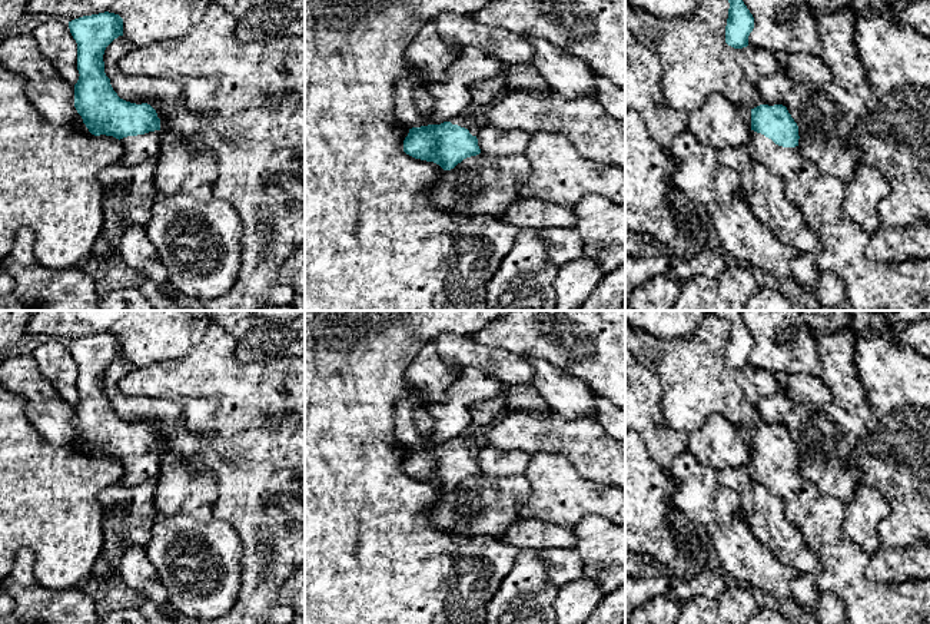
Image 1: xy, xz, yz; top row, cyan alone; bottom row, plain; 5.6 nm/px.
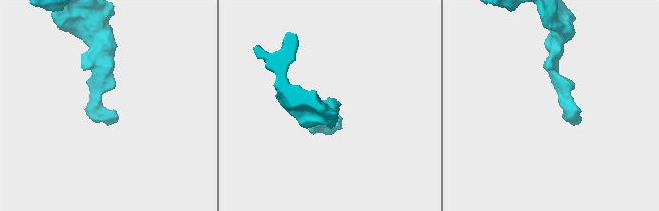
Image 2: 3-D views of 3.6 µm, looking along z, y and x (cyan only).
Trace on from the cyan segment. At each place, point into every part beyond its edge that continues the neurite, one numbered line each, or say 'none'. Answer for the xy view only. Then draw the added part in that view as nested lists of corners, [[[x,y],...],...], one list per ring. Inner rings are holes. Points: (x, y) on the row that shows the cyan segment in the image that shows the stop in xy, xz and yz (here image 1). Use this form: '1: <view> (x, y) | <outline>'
1: xy (136, 149) | [[[160,130],[149,132],[137,136],[120,139],[123,145],[123,156],[120,163],[139,165],[150,156],[156,156],[160,150]]]

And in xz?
1: xz (471, 120) | [[[472,110],[458,114],[456,117],[454,117],[452,120],[448,120],[448,122],[451,122],[452,125],[458,125],[461,127],[468,129],[472,136],[478,136],[479,129],[482,126],[481,116]]]

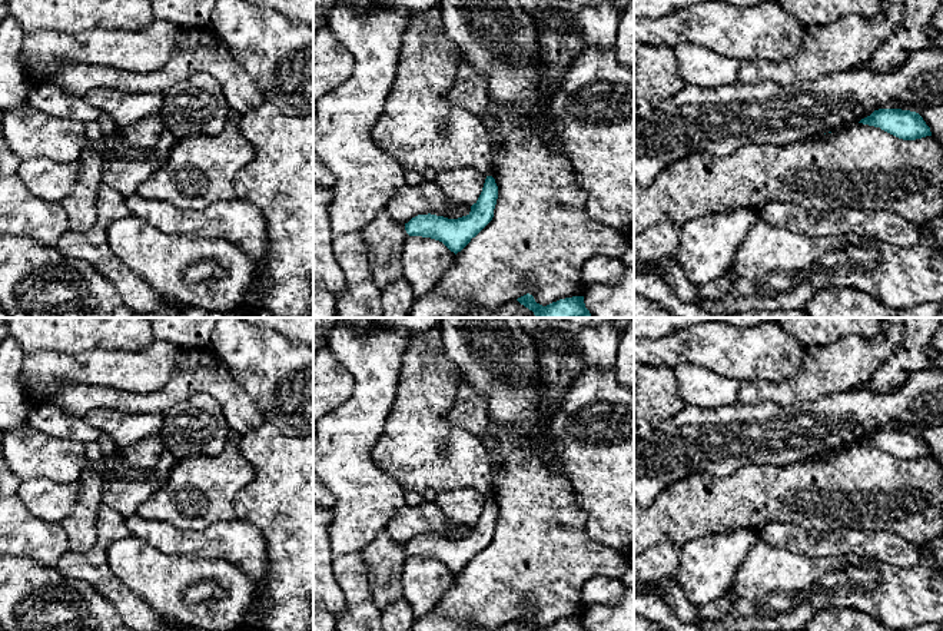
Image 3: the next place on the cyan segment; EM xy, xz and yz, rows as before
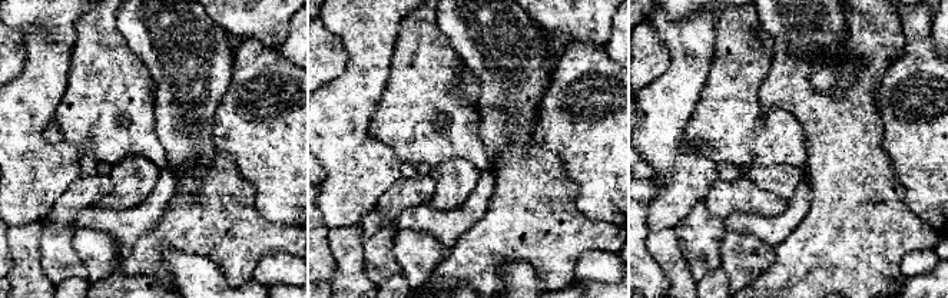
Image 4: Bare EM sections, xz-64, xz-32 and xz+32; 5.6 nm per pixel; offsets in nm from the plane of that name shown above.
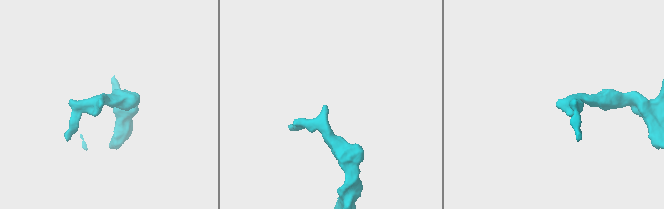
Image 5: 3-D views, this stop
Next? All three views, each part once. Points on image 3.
none

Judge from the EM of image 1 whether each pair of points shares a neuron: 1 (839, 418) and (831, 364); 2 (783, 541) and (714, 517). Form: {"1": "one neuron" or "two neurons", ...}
{"1": "one neuron", "2": "two neurons"}

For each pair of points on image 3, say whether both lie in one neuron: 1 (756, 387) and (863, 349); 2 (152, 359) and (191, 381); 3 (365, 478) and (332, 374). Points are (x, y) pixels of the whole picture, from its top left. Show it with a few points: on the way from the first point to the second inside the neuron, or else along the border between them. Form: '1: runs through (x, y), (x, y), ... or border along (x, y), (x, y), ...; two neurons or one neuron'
1: runs through (783, 391), (794, 391), (813, 384), (836, 368); one neuron
2: border along (176, 369), (160, 388), (149, 392); two neurons
3: border along (348, 369), (354, 381), (354, 392), (328, 412); two neurons

